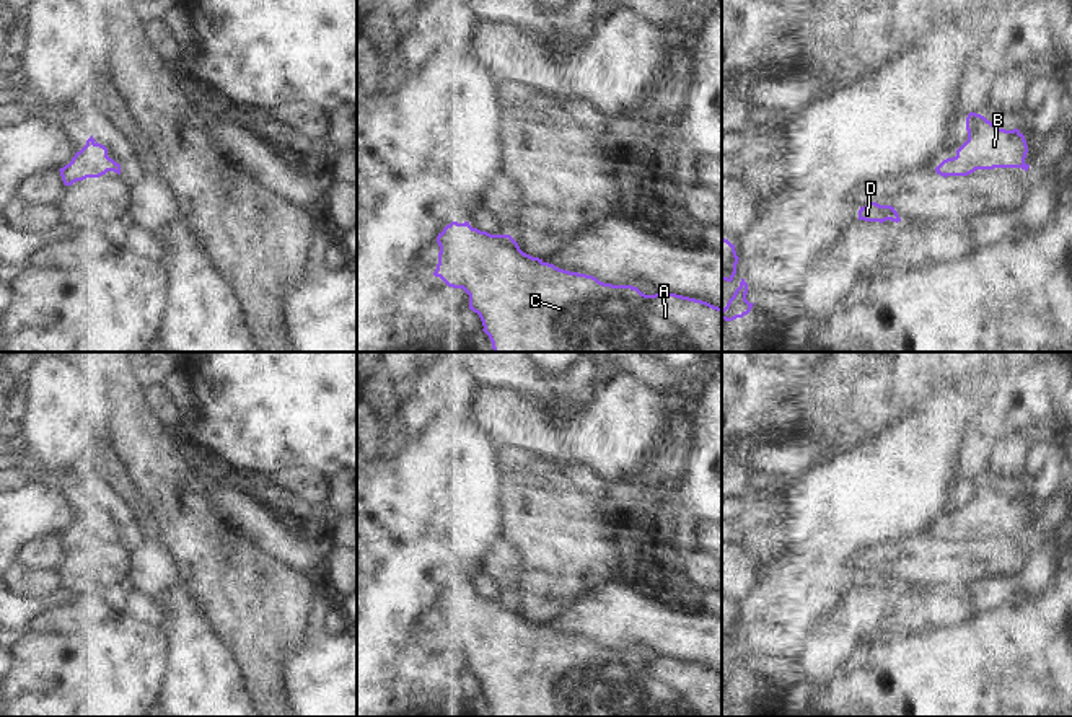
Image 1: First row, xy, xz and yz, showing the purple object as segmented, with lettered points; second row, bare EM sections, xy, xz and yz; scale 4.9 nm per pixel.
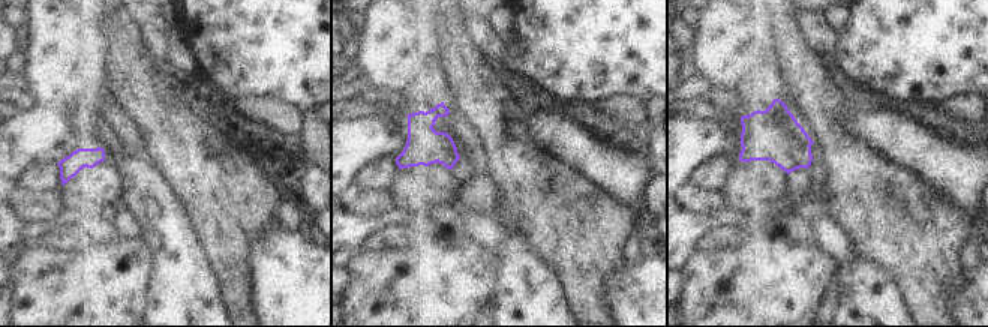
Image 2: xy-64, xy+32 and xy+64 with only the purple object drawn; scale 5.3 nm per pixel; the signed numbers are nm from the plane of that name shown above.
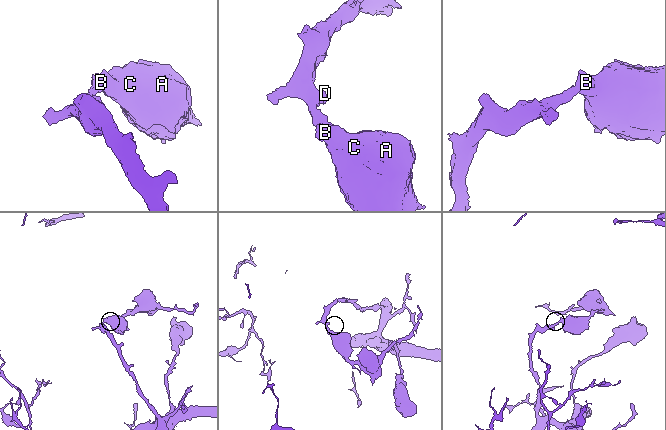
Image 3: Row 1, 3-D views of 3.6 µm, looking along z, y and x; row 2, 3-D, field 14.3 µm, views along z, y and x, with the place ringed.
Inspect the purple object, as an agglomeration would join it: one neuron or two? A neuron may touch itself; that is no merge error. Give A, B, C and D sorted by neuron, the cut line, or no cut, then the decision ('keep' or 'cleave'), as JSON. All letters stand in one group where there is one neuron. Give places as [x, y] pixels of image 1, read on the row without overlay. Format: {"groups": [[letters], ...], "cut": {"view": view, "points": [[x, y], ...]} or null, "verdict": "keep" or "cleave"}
{"groups": [["A", "B", "C", "D"]], "cut": null, "verdict": "keep"}

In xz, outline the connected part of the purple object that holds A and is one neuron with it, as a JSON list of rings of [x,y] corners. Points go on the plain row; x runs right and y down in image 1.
[[[451,587],[437,601],[438,629],[433,637],[448,652],[469,660],[469,675],[479,680],[494,717],[722,717],[722,673],[707,666],[658,657],[645,660],[632,650],[600,647],[523,618],[510,600],[490,600],[469,587]]]

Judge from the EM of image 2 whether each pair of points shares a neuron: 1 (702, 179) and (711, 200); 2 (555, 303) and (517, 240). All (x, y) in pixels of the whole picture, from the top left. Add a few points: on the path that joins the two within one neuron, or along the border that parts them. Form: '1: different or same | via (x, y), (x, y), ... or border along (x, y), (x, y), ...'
1: different | border along (688, 182), (709, 192), (720, 192)
2: same | via (540, 288), (522, 270), (517, 255)

